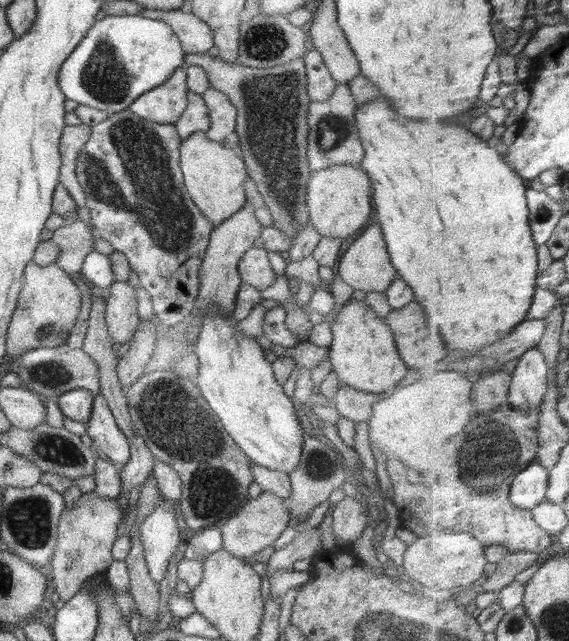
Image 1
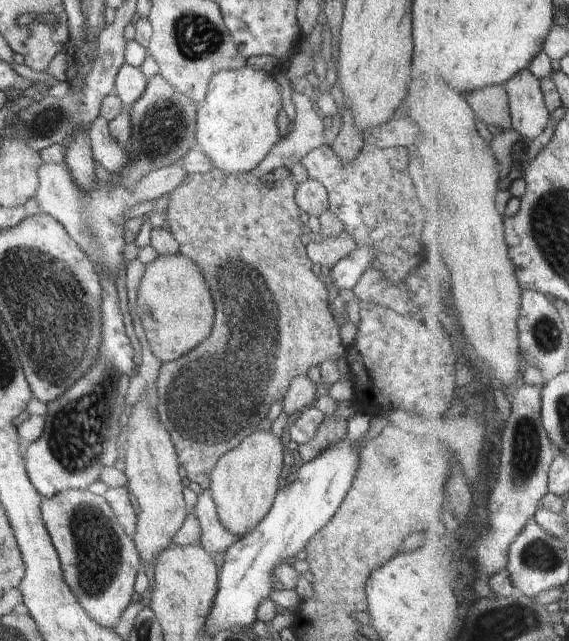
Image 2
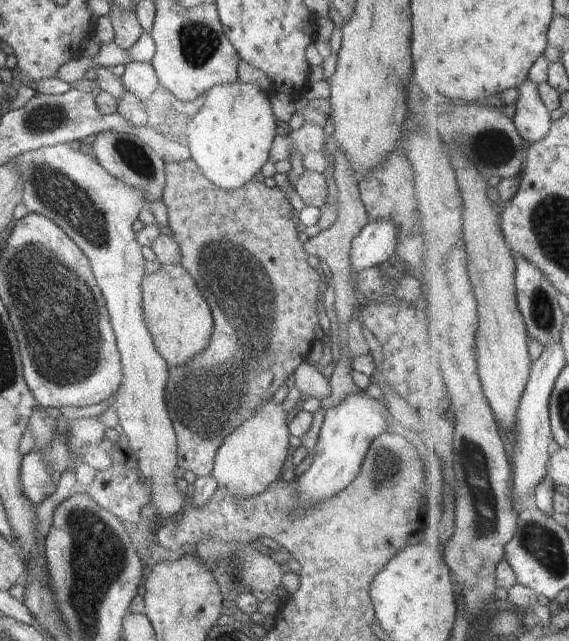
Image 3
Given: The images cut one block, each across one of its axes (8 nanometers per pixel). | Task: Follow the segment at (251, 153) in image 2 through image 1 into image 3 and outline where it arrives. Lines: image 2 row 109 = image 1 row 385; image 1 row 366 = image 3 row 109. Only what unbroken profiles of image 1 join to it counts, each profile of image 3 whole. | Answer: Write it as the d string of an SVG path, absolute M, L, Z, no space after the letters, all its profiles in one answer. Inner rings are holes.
M238 80L206 91L204 103L187 124L191 159L202 175L223 190L245 186L269 161L278 122L267 94L253 83Z

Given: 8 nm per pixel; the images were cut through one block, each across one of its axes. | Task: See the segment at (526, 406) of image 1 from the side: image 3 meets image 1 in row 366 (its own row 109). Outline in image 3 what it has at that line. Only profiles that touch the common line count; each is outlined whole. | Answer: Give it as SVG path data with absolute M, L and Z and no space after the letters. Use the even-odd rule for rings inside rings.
M531 78L519 88L515 123L529 144L544 140L552 130L552 111L542 98L539 84Z

